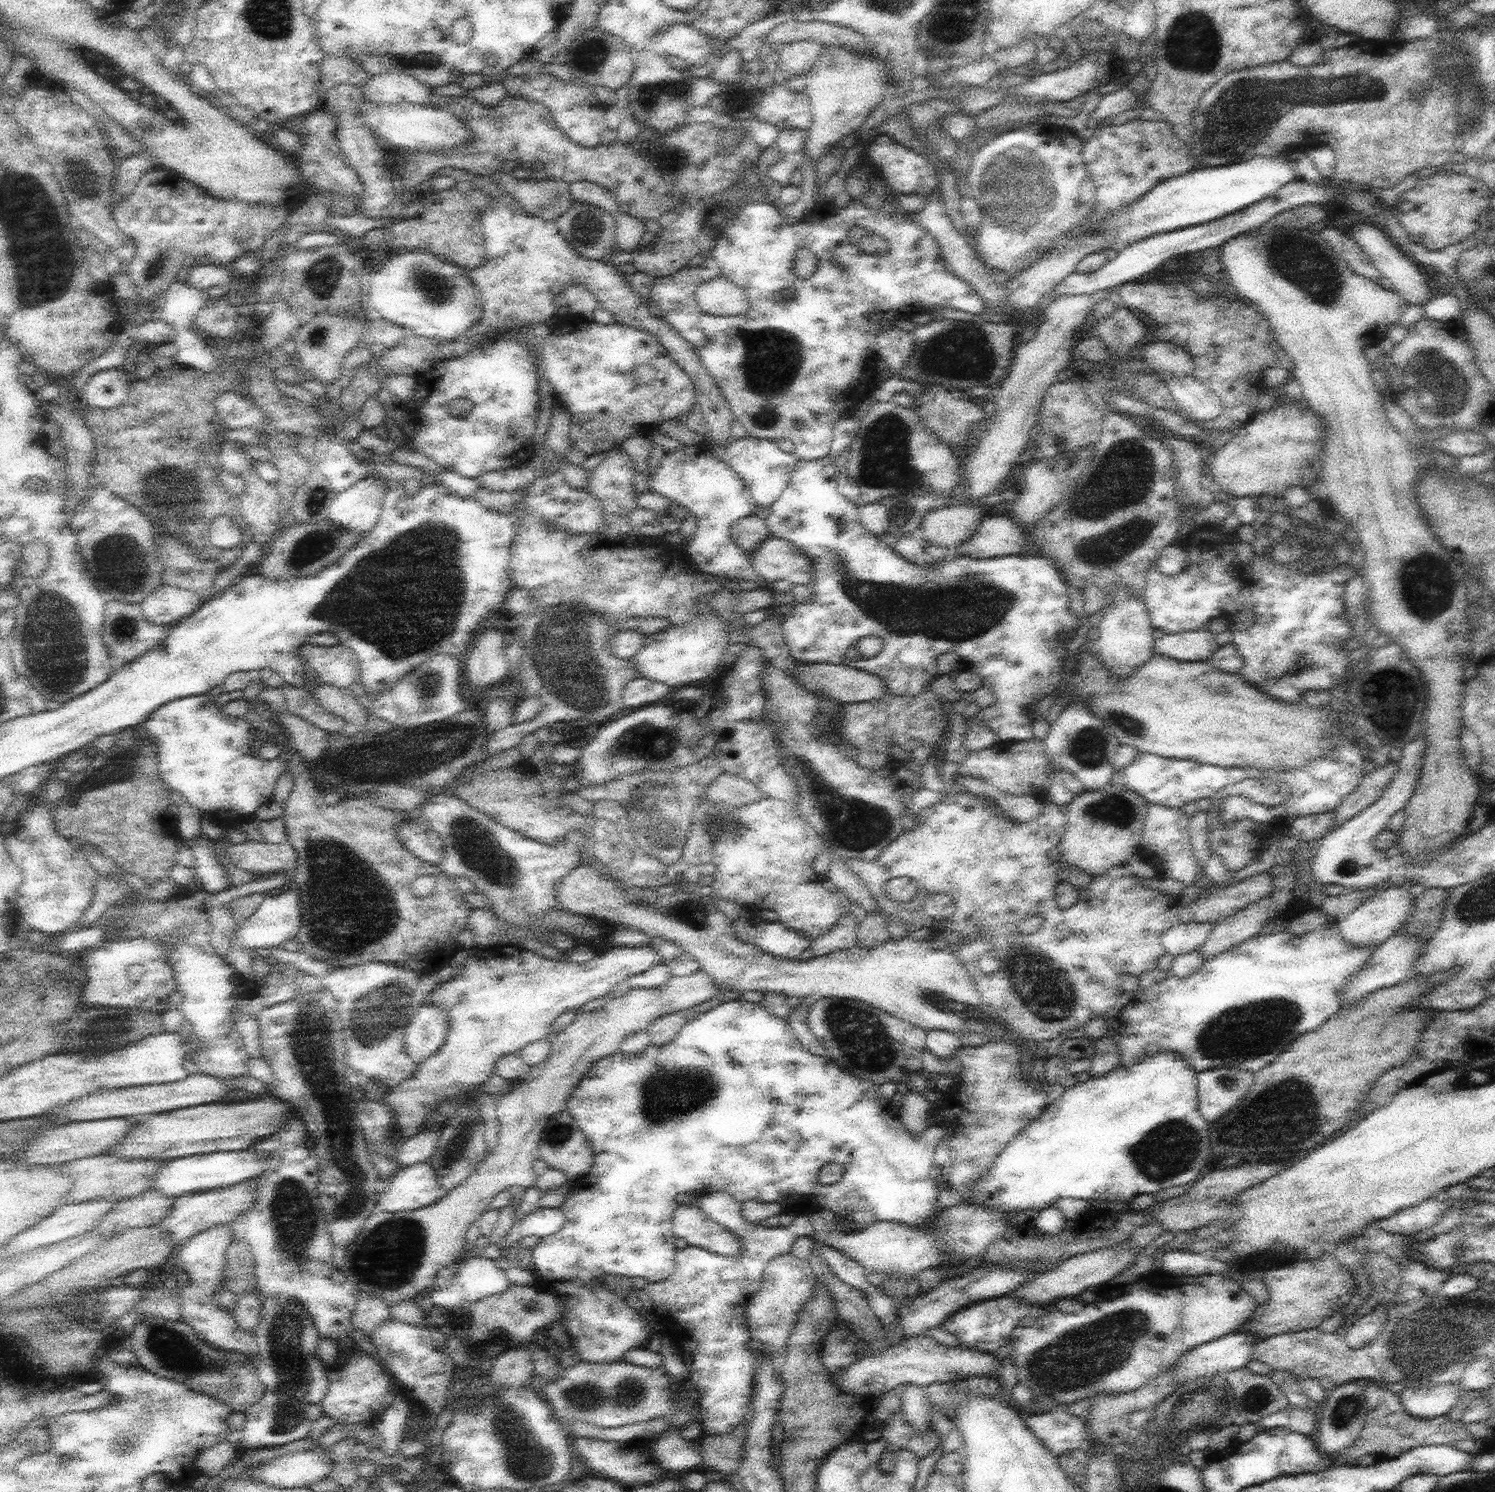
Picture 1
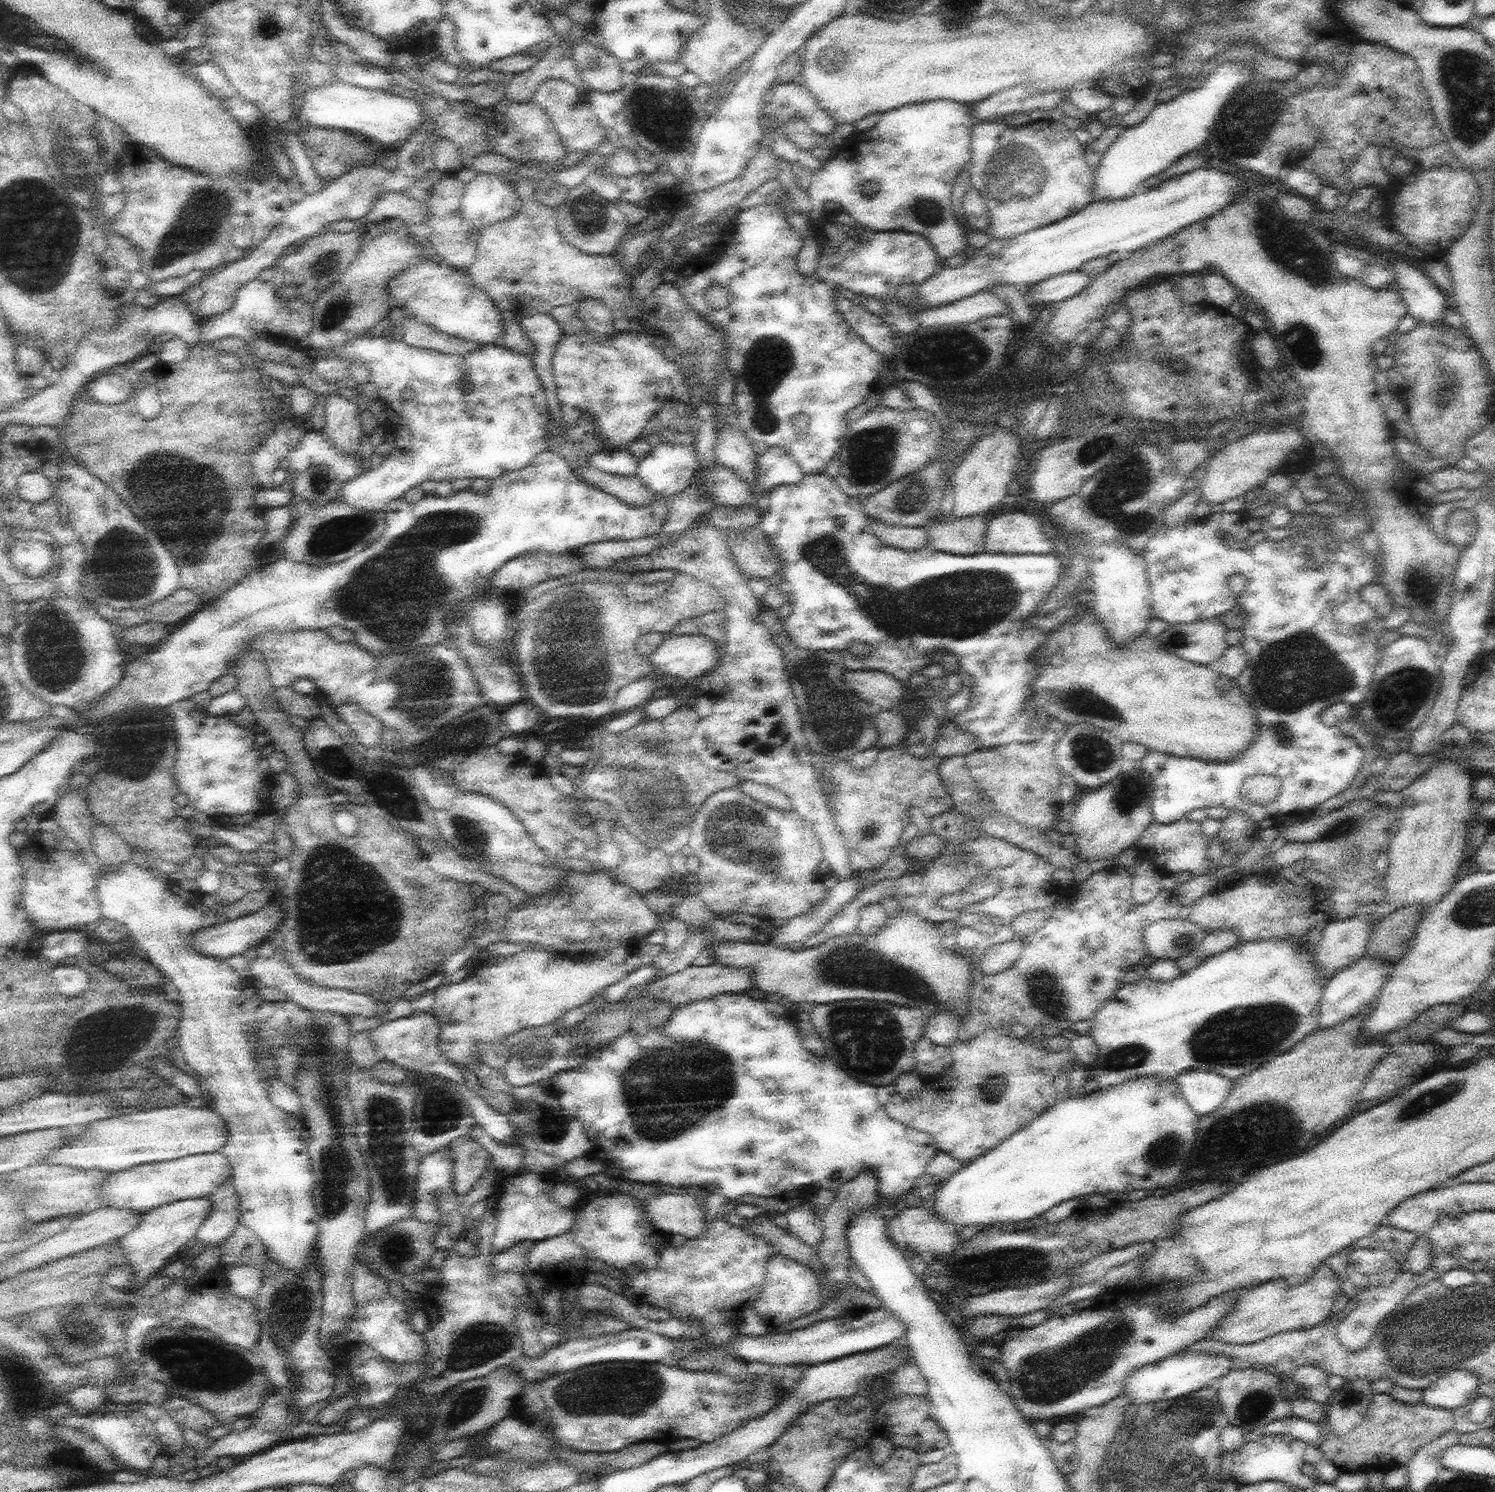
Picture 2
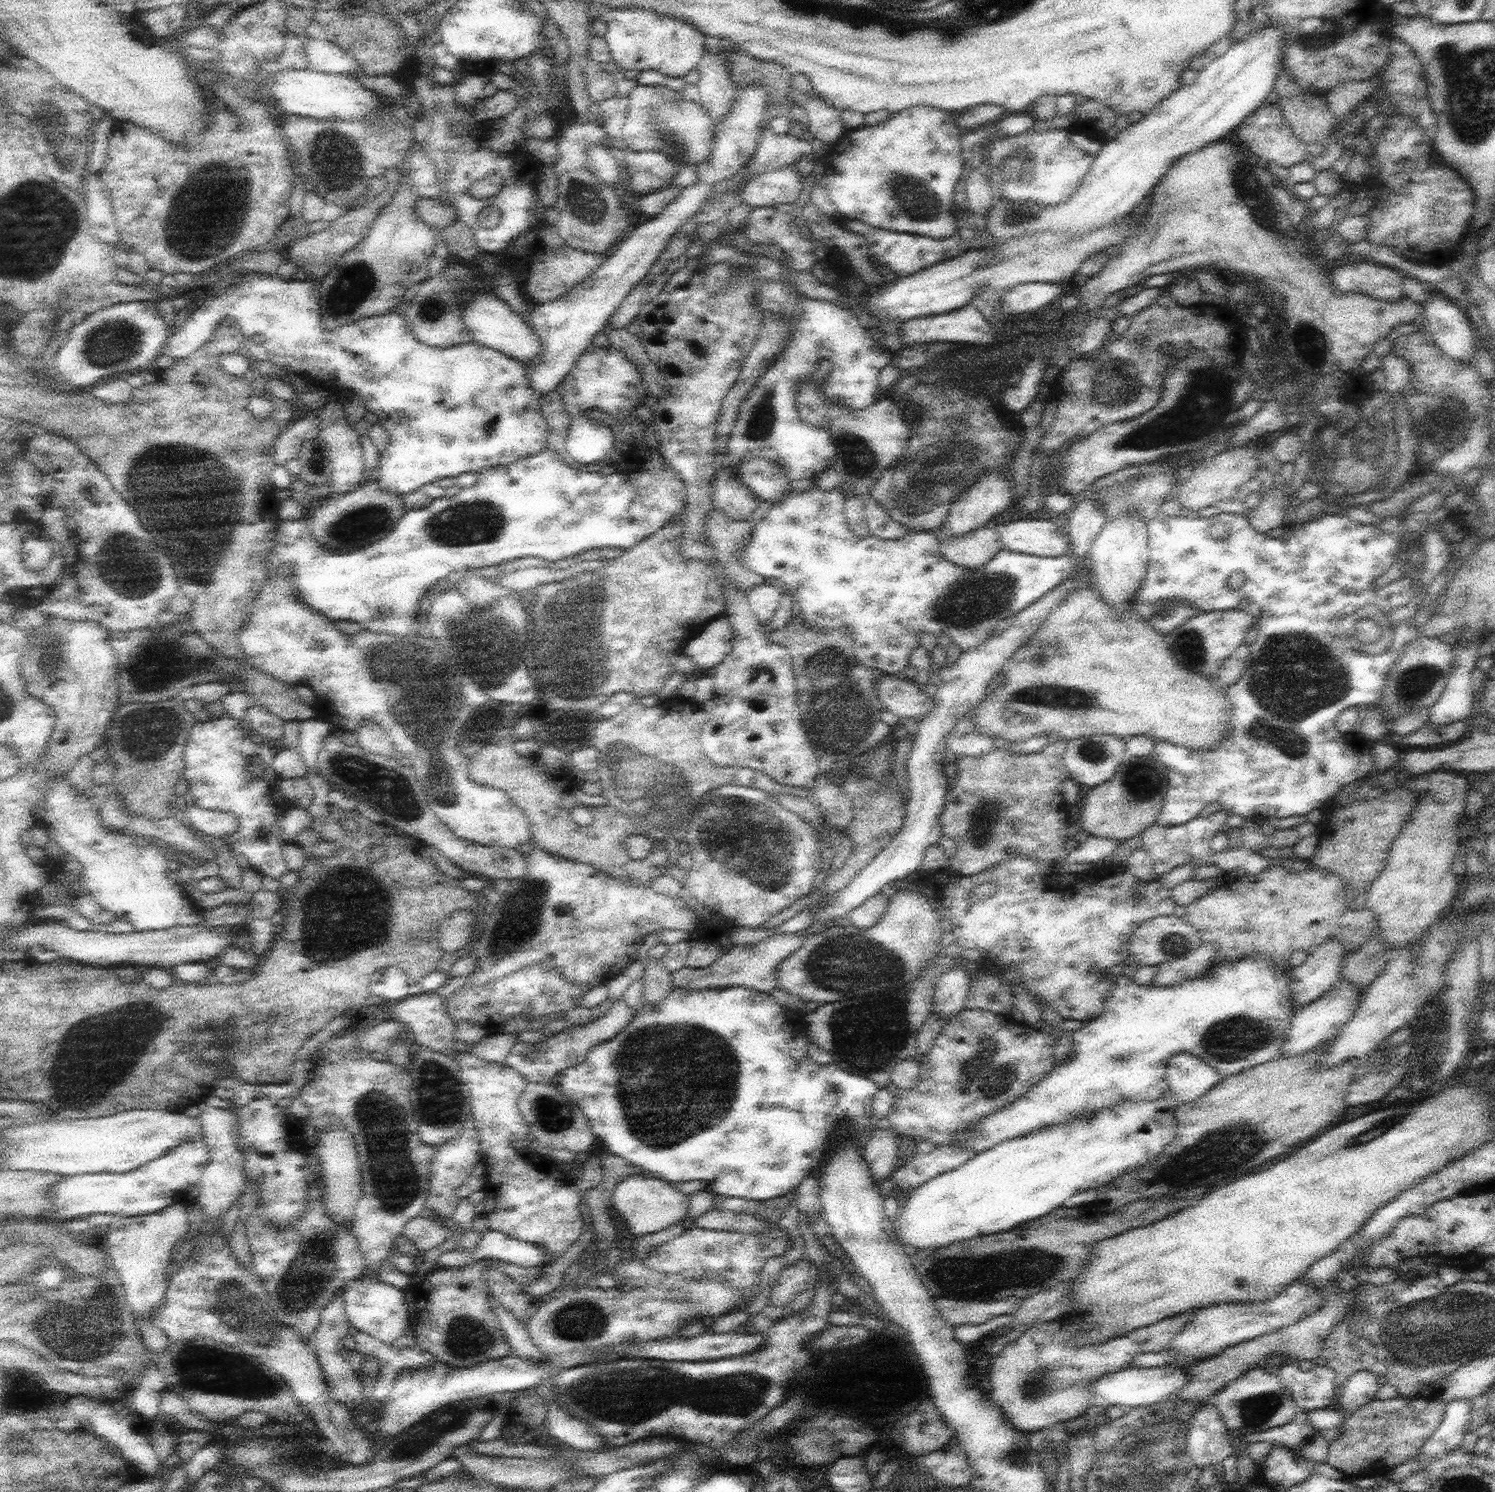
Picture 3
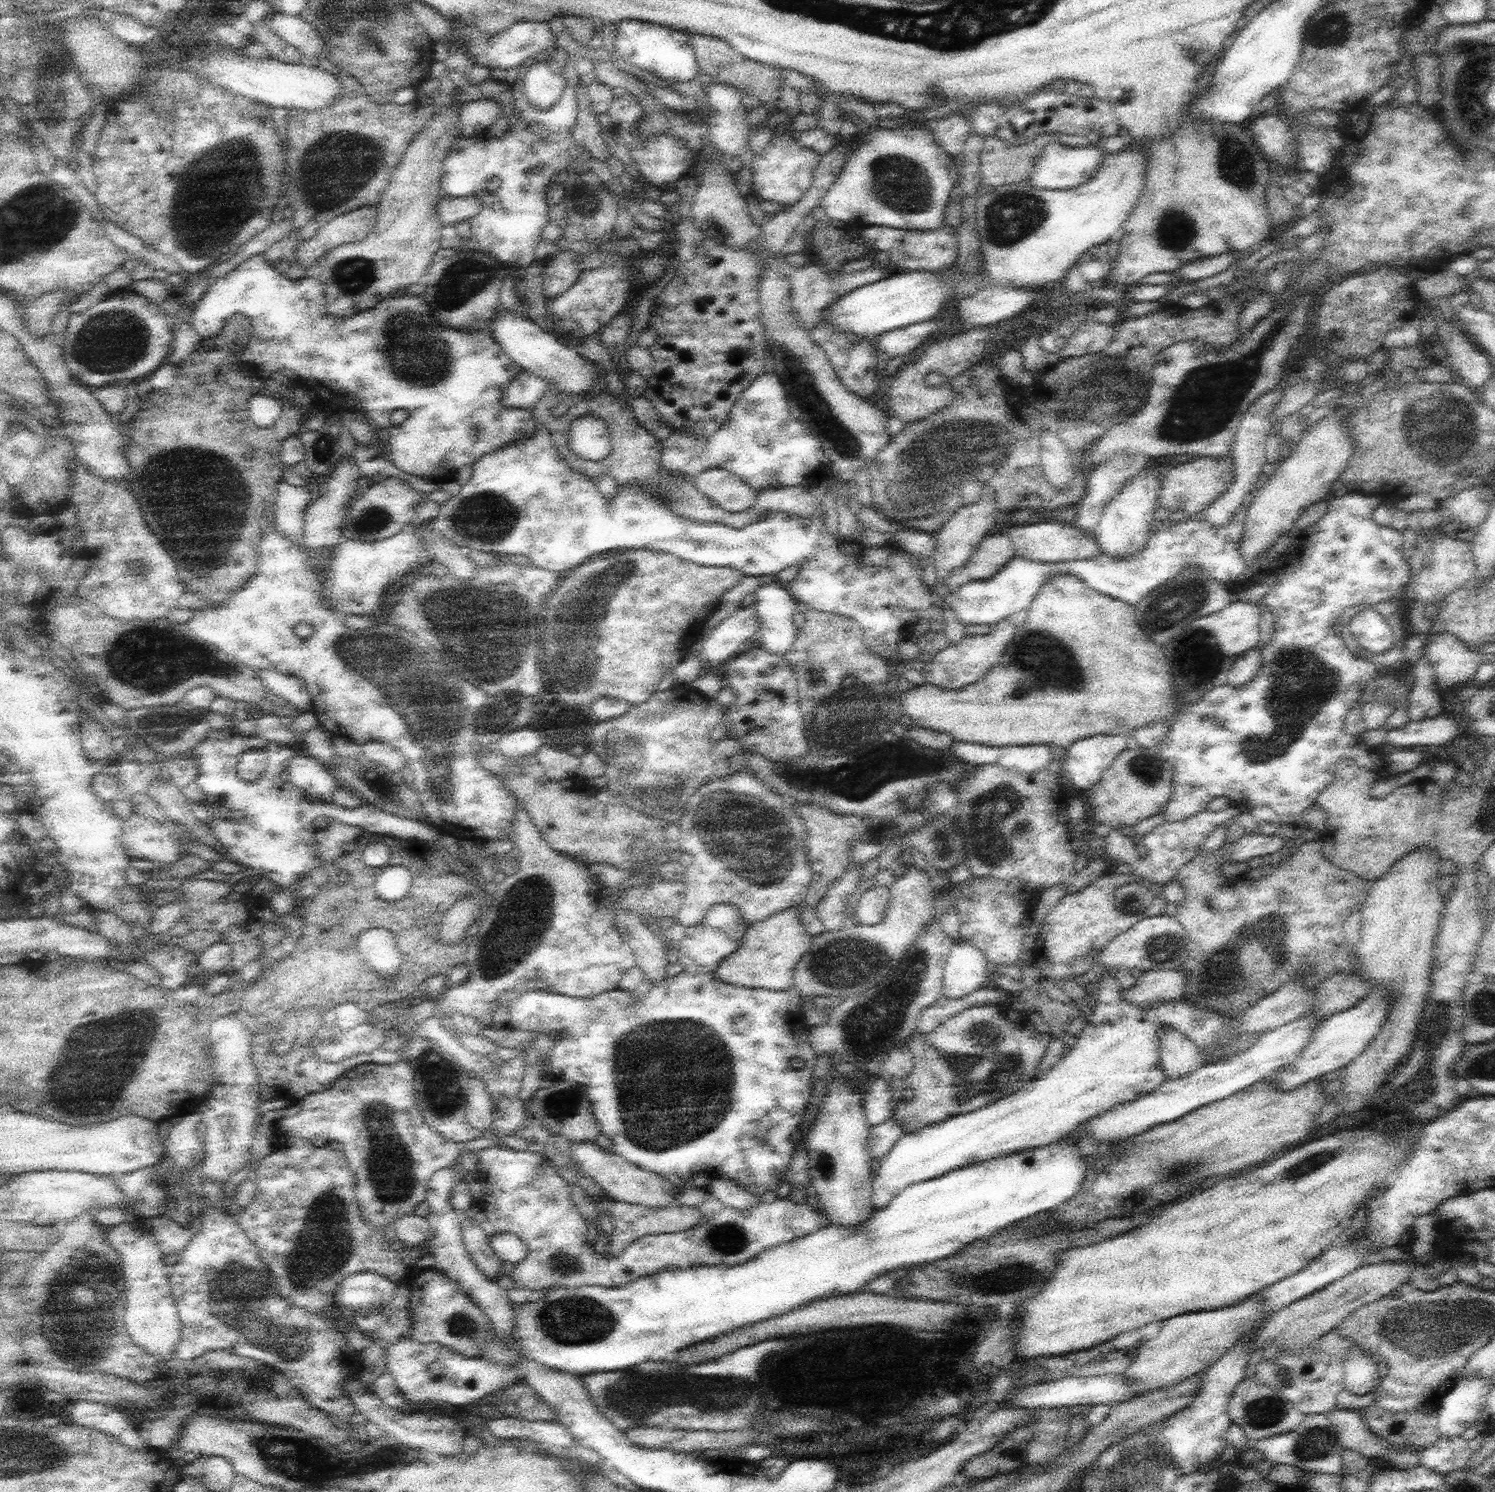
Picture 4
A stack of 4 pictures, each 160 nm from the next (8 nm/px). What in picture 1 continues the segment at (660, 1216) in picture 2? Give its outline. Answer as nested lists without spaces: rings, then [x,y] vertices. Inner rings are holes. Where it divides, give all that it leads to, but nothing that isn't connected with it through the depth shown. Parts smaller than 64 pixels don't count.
[[[698,1203],[677,1204],[672,1218],[675,1236],[684,1238],[689,1245],[699,1246],[722,1256],[741,1256],[738,1235],[708,1218]]]

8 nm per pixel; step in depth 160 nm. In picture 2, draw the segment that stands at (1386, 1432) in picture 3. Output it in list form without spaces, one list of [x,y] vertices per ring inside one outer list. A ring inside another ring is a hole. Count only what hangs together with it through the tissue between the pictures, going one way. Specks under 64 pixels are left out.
[[[1384,1385],[1375,1392],[1367,1414],[1356,1429],[1340,1438],[1326,1429],[1318,1448],[1324,1458],[1338,1466],[1340,1473],[1366,1471],[1368,1468],[1386,1473],[1406,1465],[1420,1448],[1440,1439],[1454,1426],[1455,1411],[1428,1407],[1423,1402],[1412,1404],[1394,1399],[1387,1387],[1385,1391]]]

